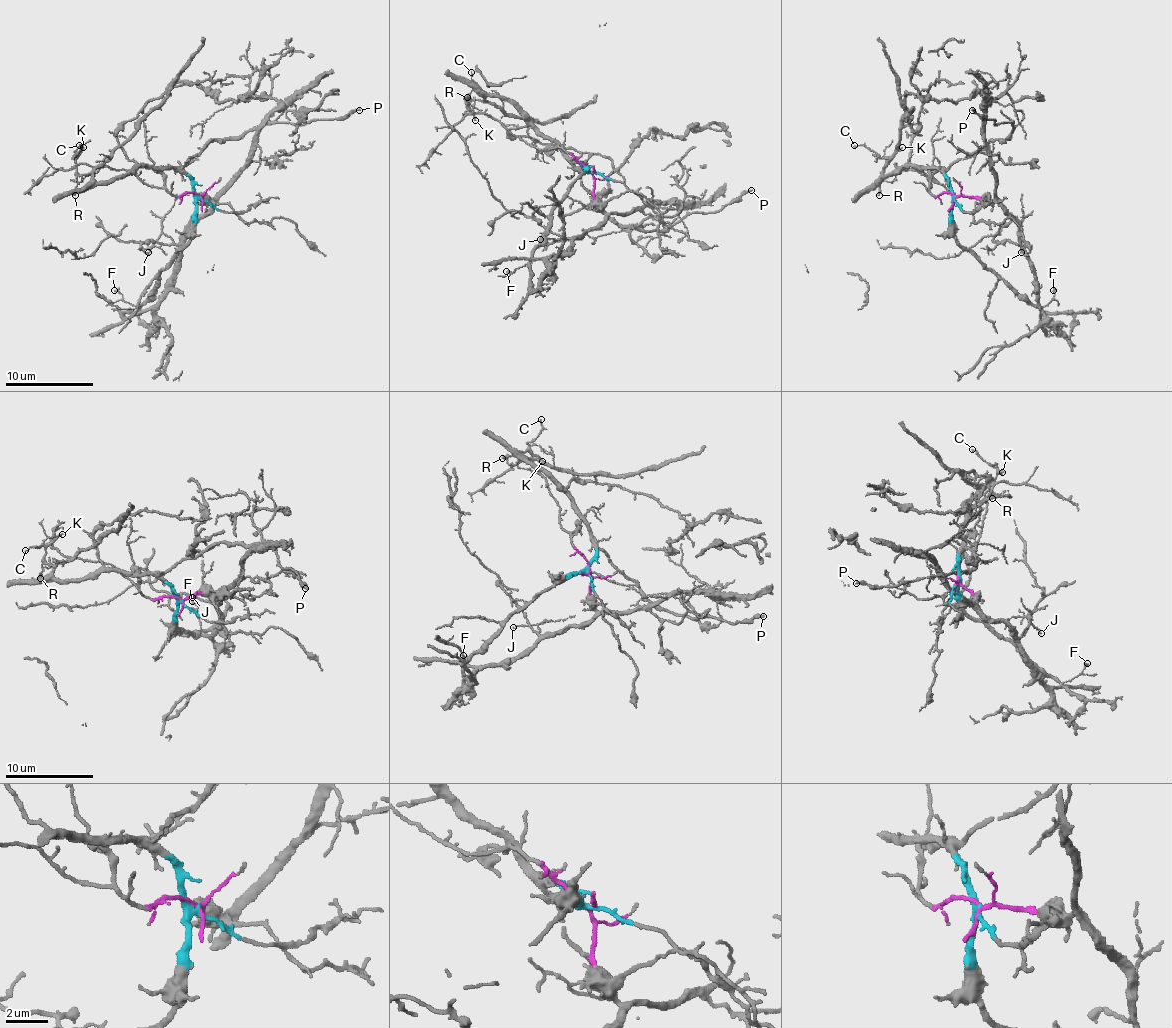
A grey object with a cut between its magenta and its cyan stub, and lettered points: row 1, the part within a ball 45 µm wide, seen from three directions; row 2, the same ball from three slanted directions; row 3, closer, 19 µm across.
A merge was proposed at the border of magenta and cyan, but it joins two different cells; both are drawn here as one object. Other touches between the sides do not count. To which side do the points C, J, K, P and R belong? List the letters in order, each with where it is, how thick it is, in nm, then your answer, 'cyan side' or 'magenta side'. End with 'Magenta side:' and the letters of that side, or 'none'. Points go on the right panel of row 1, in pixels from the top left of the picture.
C: place (854, 145); calibre 90 nm; cyan side
J: place (1021, 252); calibre 90 nm; magenta side
K: place (902, 147); calibre 120 nm; cyan side
P: place (972, 110); calibre 240 nm; cyan side
R: place (879, 195); calibre 170 nm; cyan side
Magenta side: J

